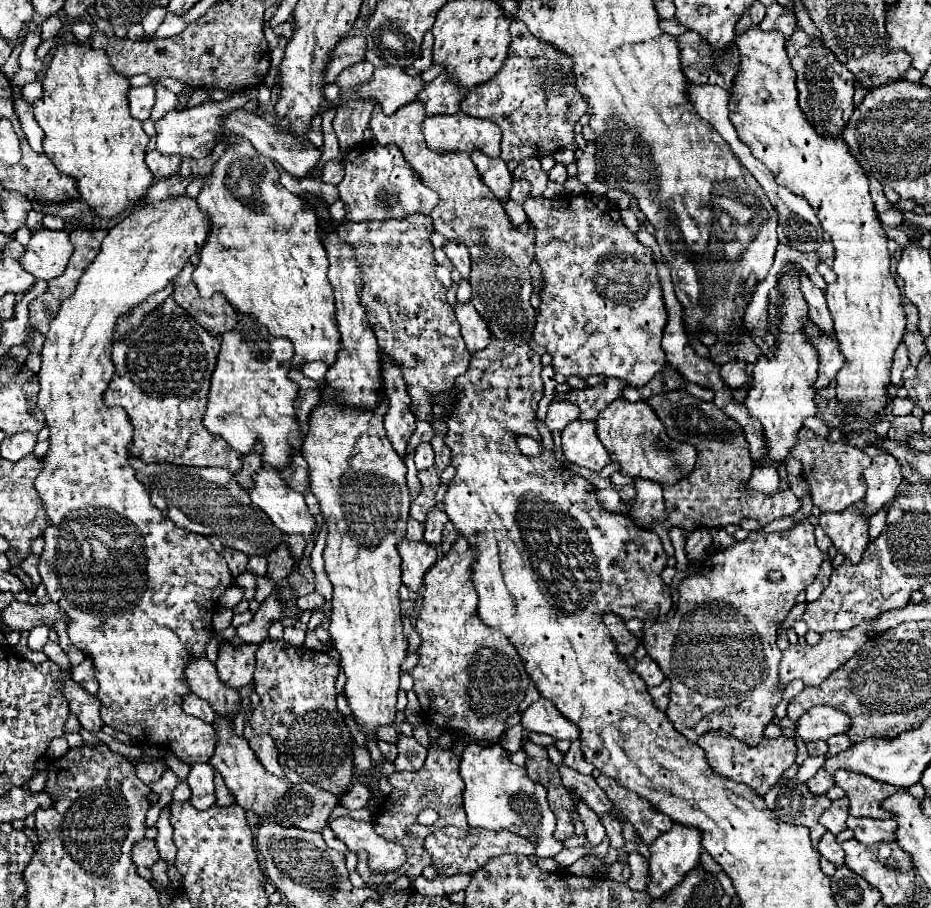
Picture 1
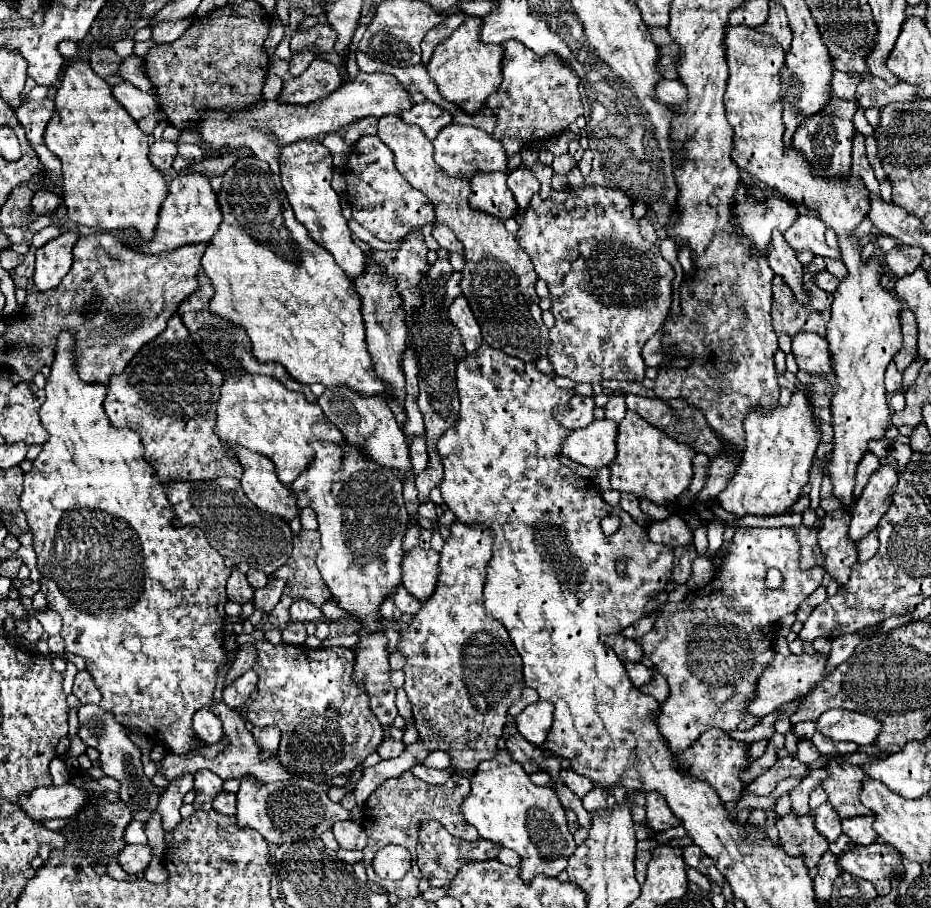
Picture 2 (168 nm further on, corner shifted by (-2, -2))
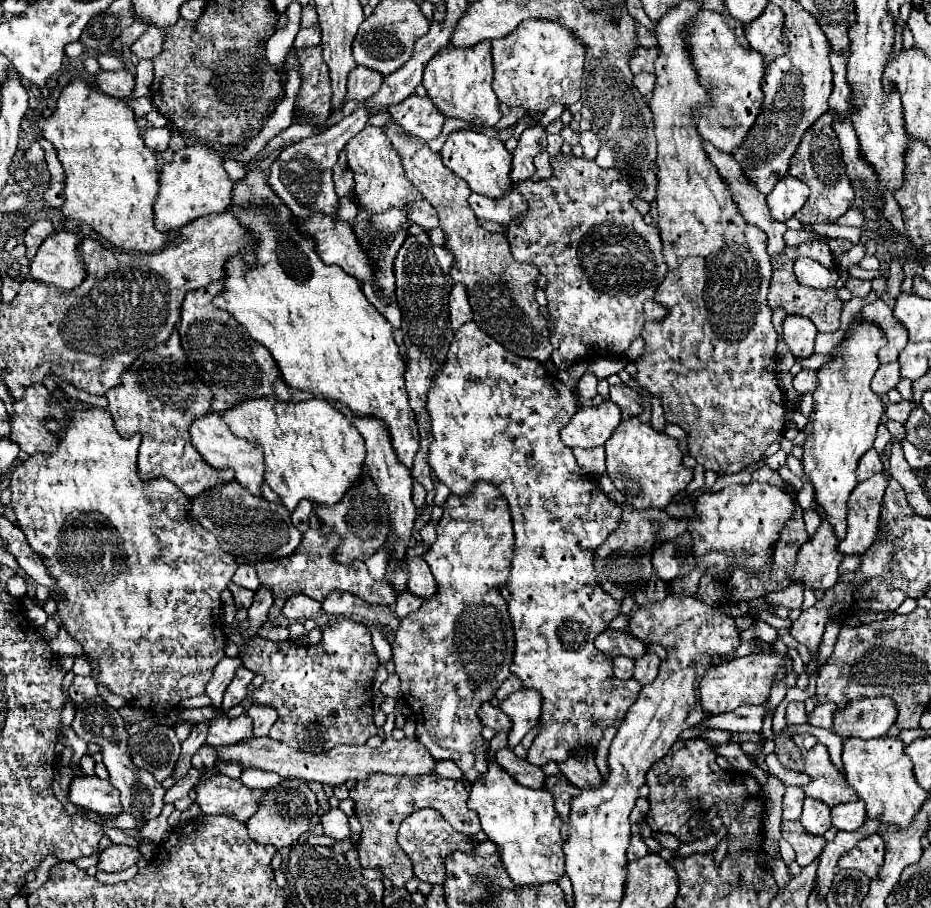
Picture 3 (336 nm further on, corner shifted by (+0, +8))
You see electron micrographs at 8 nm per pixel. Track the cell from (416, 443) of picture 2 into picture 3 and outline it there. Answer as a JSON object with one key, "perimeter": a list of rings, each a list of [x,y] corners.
{"perimeter":[[[252,167],[248,177],[234,183],[230,211],[236,213],[236,219],[244,225],[244,229],[248,229],[248,233],[256,233],[256,241],[252,243],[256,265],[248,267],[246,261],[242,261],[242,255],[232,257],[226,265],[224,289],[214,297],[214,305],[232,313],[234,319],[248,329],[250,337],[272,353],[284,381],[292,389],[312,389],[324,399],[346,403],[356,415],[374,415],[384,419],[398,459],[406,467],[412,467],[420,435],[416,415],[408,405],[408,393],[404,389],[406,363],[394,343],[392,325],[364,297],[362,287],[354,277],[344,273],[338,265],[326,265],[320,261],[320,257],[316,257],[316,249],[312,249],[312,241],[296,233],[296,225],[292,225],[292,211],[280,201],[280,197],[276,197],[276,193],[272,193],[264,169]]]}

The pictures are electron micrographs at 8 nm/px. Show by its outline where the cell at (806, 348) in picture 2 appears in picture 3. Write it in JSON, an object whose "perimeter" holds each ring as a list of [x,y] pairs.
{"perimeter":[[[786,317],[784,321],[784,341],[788,349],[798,359],[806,359],[814,353],[814,339],[816,339],[816,327],[806,317]]]}

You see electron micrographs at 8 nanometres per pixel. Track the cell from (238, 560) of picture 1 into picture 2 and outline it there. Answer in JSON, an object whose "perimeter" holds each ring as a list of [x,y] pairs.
{"perimeter":[[[238,569],[232,571],[226,591],[228,591],[228,599],[236,601],[240,605],[244,605],[246,601],[252,601],[252,597],[254,597],[254,589],[246,583],[246,575],[242,575]]]}

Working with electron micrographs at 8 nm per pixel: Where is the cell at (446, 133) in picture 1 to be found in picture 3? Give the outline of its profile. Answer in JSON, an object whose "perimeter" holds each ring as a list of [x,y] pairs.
{"perimeter":[[[452,131],[448,135],[444,147],[440,149],[440,155],[442,155],[444,165],[452,173],[456,173],[456,177],[464,179],[474,193],[496,199],[496,197],[502,197],[508,191],[508,187],[512,185],[512,181],[508,177],[512,155],[506,151],[504,143],[500,143],[498,139],[486,137],[476,131]]]}

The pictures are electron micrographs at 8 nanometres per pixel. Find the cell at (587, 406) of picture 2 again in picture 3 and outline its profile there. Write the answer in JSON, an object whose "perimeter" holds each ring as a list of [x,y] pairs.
{"perimeter":[[[586,371],[586,373],[582,375],[582,379],[578,381],[576,389],[574,389],[578,401],[580,401],[580,403],[586,403],[586,401],[590,401],[592,397],[596,397],[596,385],[598,385],[598,379],[596,379],[590,371]]]}

